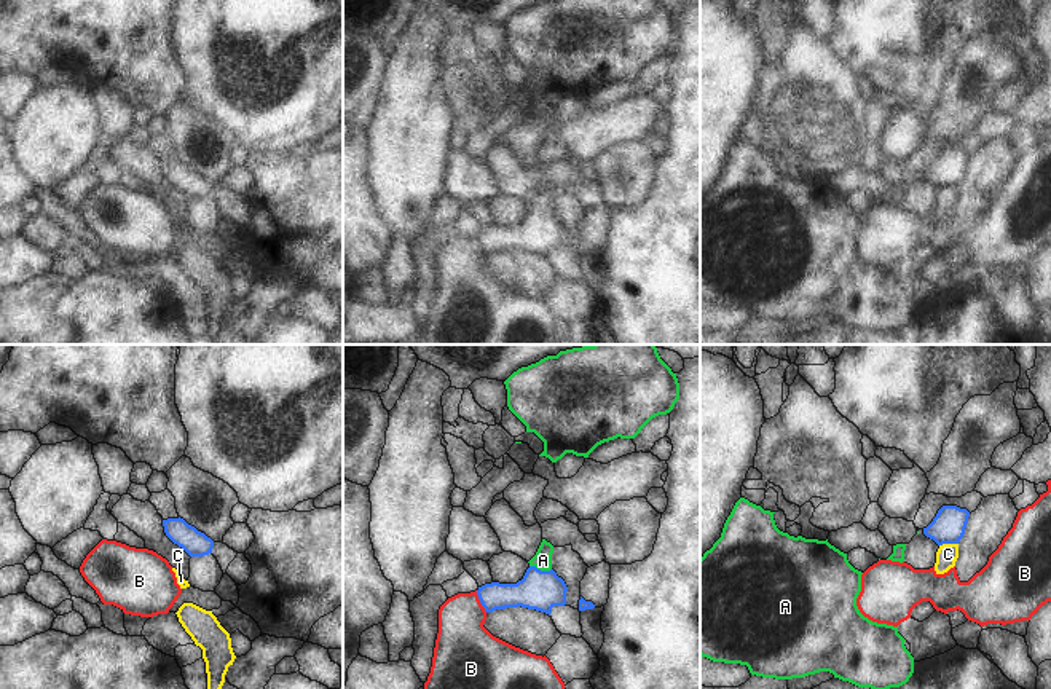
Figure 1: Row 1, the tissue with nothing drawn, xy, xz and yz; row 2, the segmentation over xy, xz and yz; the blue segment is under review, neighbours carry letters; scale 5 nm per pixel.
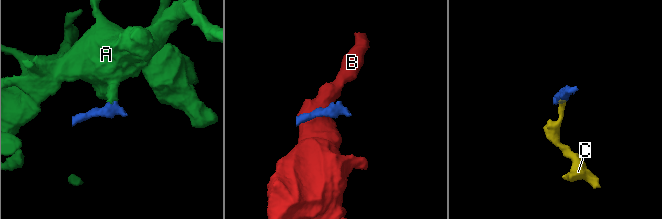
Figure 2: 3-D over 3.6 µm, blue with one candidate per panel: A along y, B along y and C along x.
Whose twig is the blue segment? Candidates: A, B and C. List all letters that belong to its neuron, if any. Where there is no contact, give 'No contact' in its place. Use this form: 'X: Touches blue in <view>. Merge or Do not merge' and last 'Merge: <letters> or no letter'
A: Touches blue in xz. Merge
B: Touches blue in xz. Do not merge
C: Touches blue in yz. Do not merge
Merge: A.

